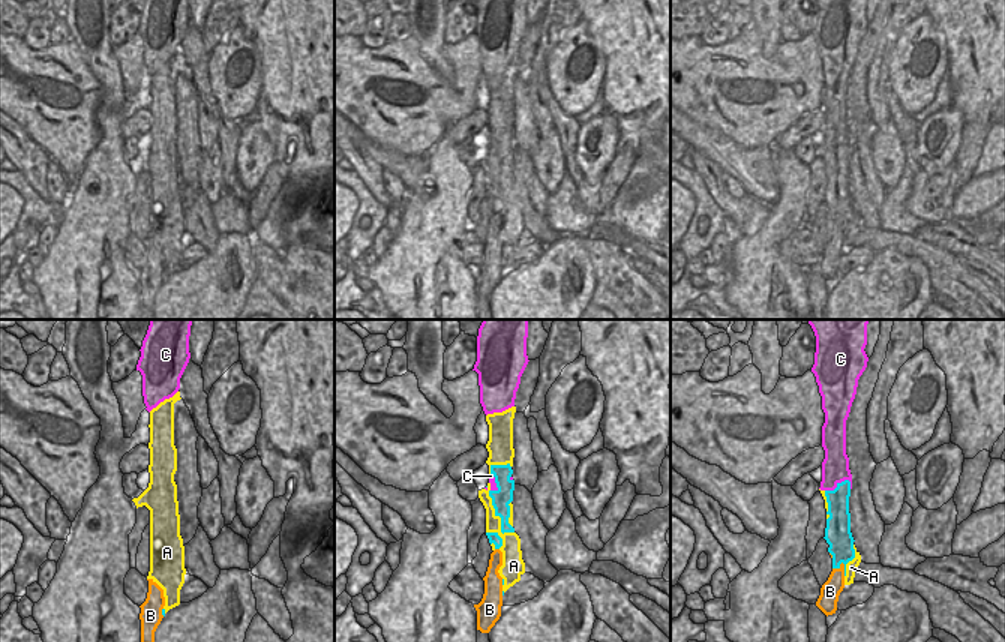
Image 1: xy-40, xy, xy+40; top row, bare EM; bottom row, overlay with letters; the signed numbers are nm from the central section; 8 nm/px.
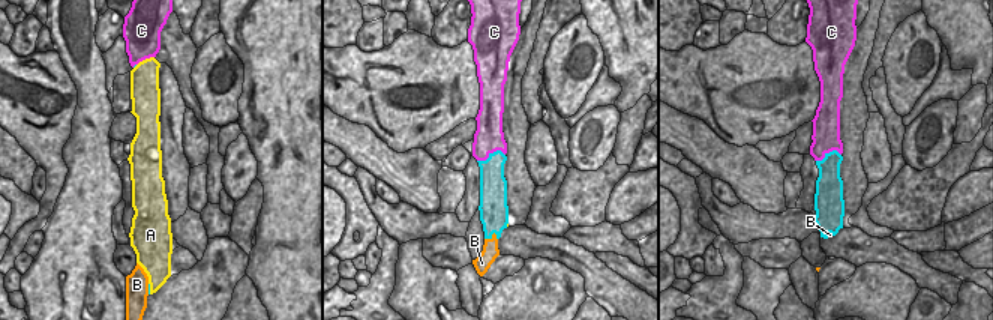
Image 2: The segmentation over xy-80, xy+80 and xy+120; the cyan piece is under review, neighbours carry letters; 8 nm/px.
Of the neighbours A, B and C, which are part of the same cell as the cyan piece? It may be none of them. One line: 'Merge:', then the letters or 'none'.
Merge: B, C.

